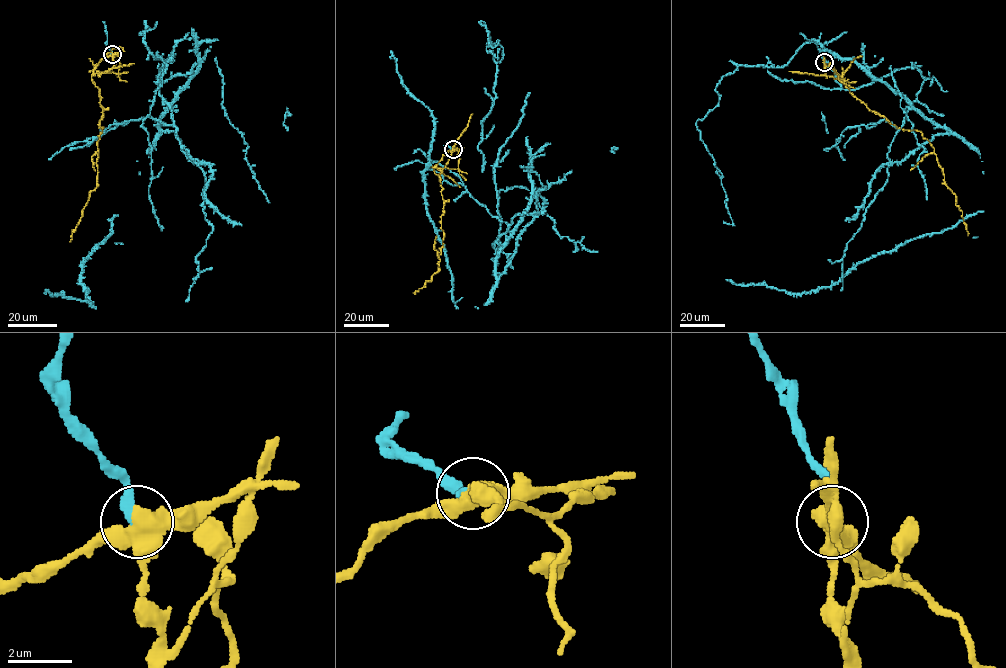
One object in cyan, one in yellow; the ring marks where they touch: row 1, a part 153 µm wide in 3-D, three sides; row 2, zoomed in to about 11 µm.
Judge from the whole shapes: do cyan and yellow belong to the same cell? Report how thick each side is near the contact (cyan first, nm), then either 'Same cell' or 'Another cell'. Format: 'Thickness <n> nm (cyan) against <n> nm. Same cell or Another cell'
Thickness 280 nm (cyan) against 440 nm. Another cell

